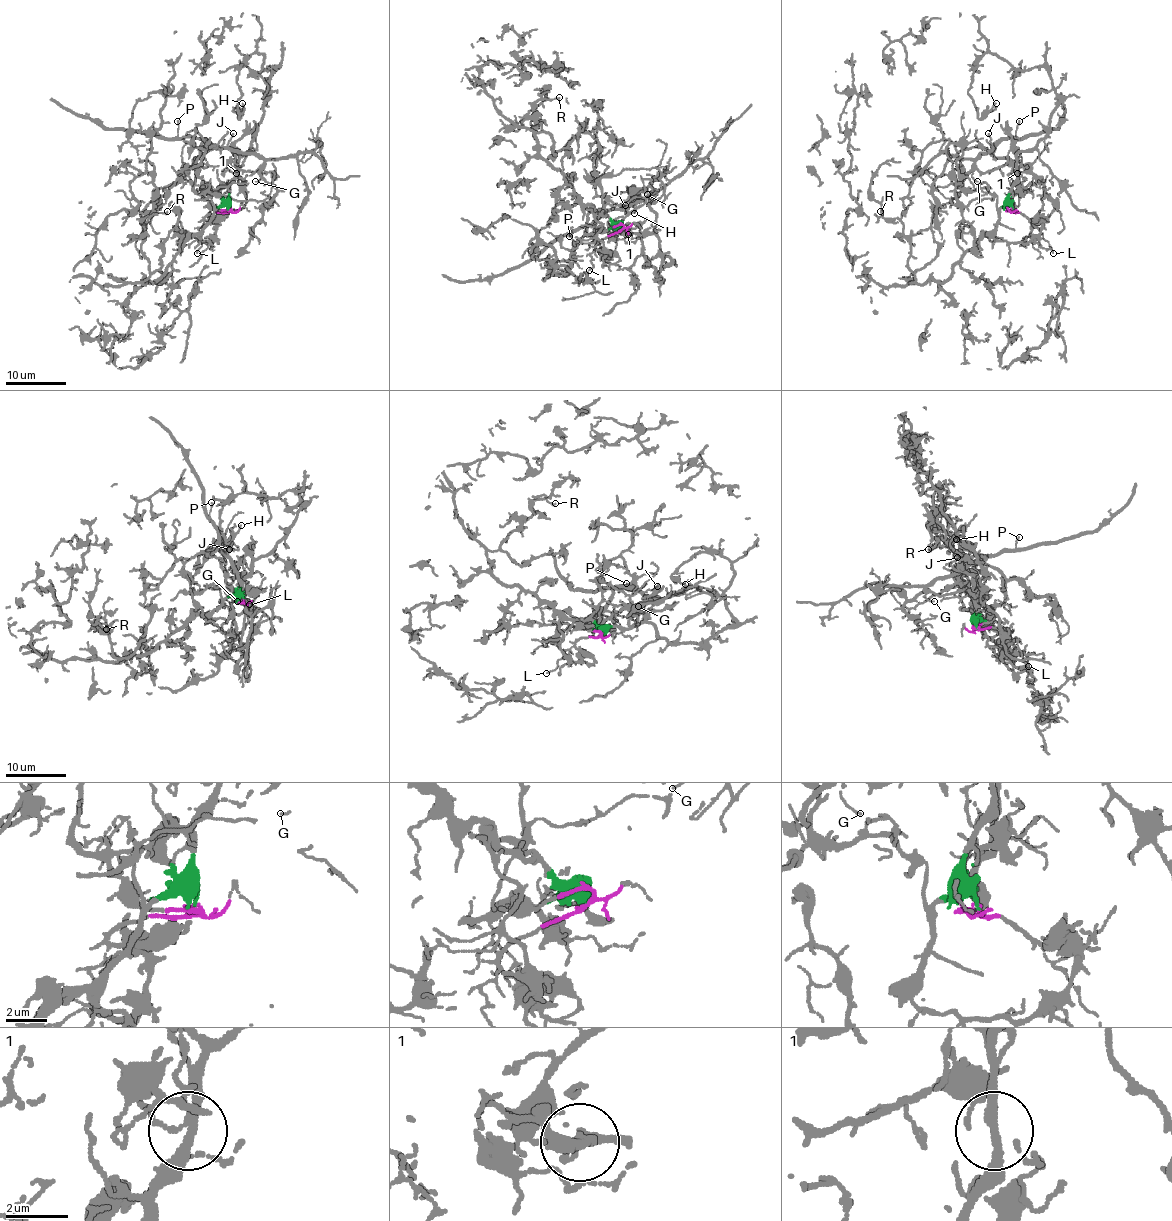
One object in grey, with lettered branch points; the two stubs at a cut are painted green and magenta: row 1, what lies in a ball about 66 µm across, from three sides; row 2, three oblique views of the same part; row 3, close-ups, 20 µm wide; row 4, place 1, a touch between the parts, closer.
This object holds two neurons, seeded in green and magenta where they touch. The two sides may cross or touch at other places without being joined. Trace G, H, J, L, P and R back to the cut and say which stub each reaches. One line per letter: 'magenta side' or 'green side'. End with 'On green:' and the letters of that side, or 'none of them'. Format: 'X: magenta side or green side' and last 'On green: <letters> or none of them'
G: magenta side
H: green side
J: magenta side
L: magenta side
P: magenta side
R: green side
On green: H, R

